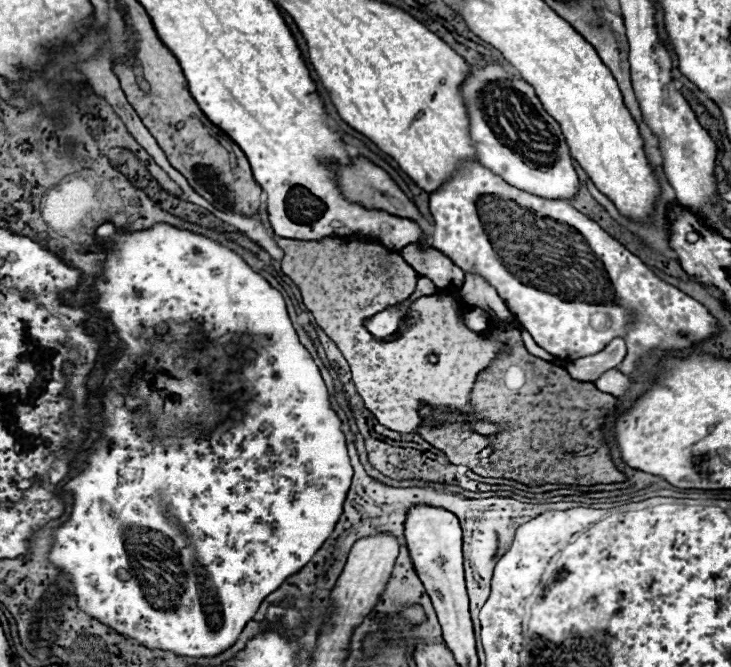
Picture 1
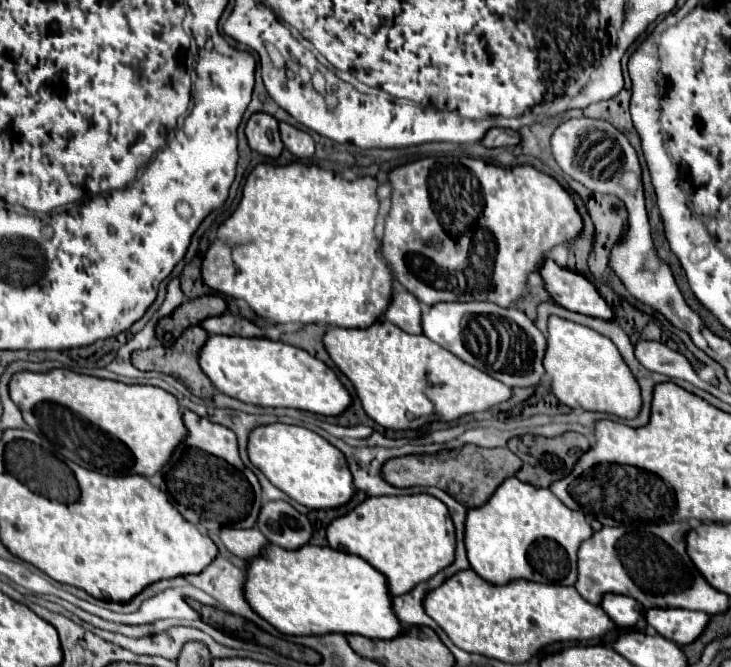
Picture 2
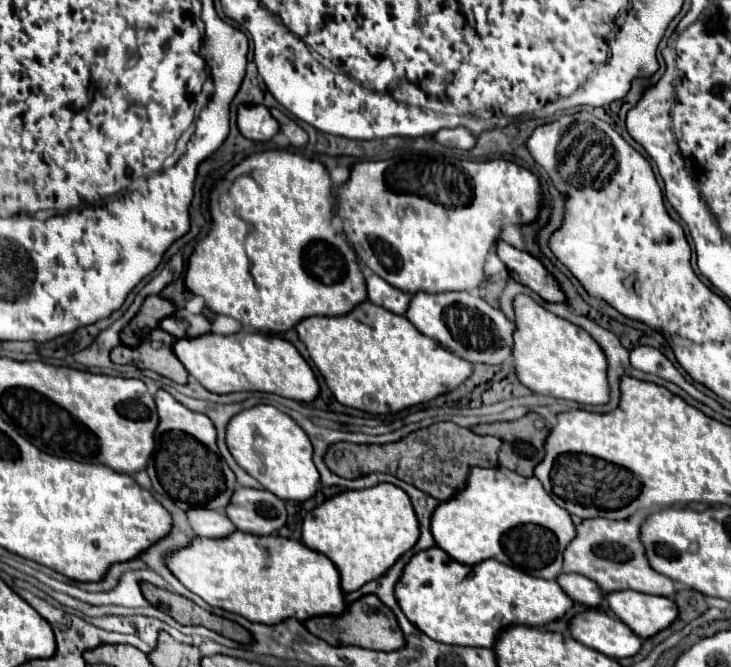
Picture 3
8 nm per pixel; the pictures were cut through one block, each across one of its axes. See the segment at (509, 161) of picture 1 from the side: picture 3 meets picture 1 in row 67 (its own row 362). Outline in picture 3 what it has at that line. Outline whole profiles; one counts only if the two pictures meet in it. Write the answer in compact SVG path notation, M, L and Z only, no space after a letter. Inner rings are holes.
M416 292L410 300L406 318L426 336L434 338L456 356L476 364L500 364L512 358L514 324L494 306L472 292Z

